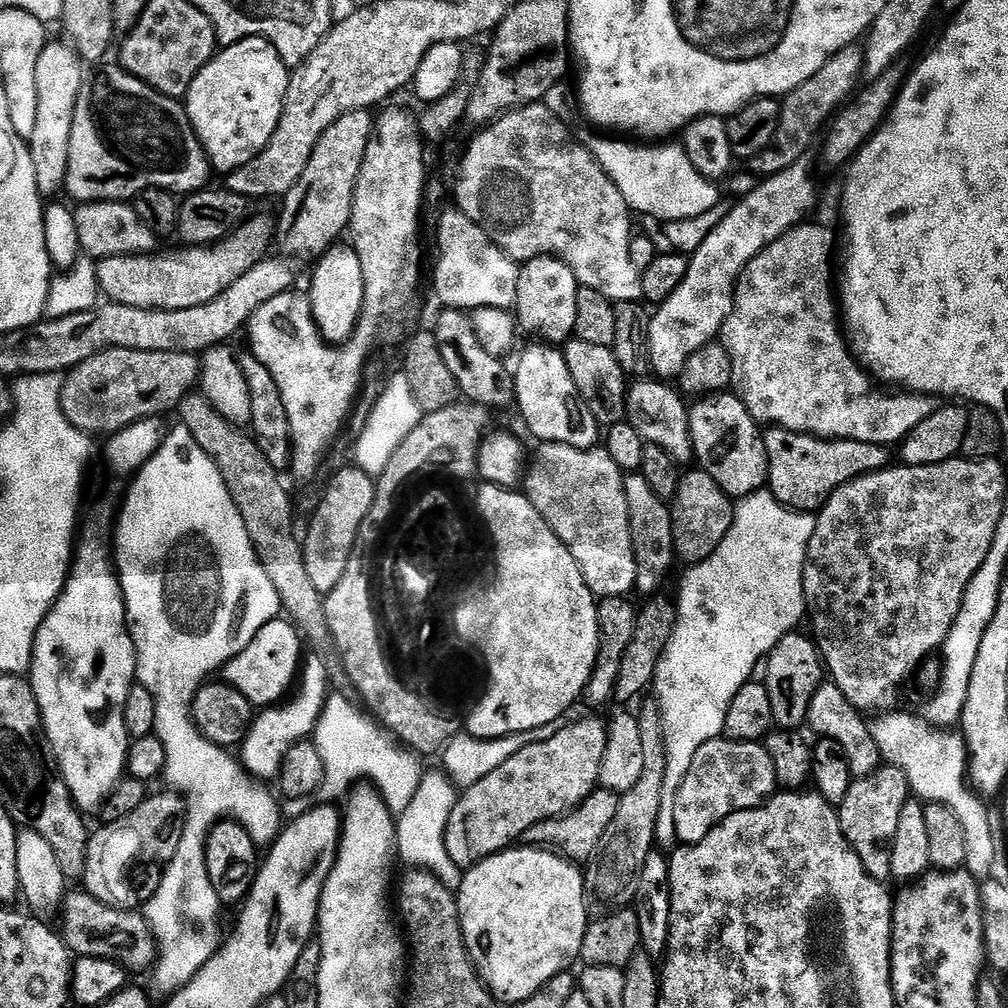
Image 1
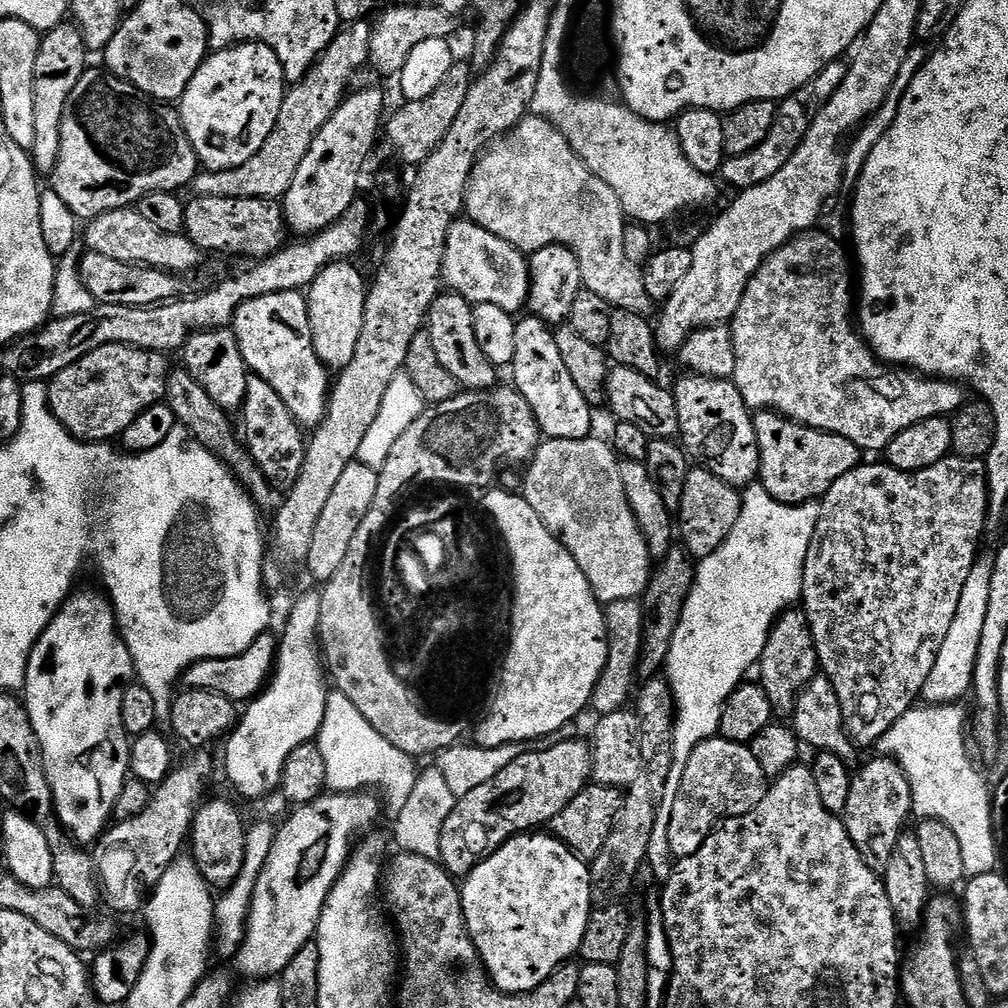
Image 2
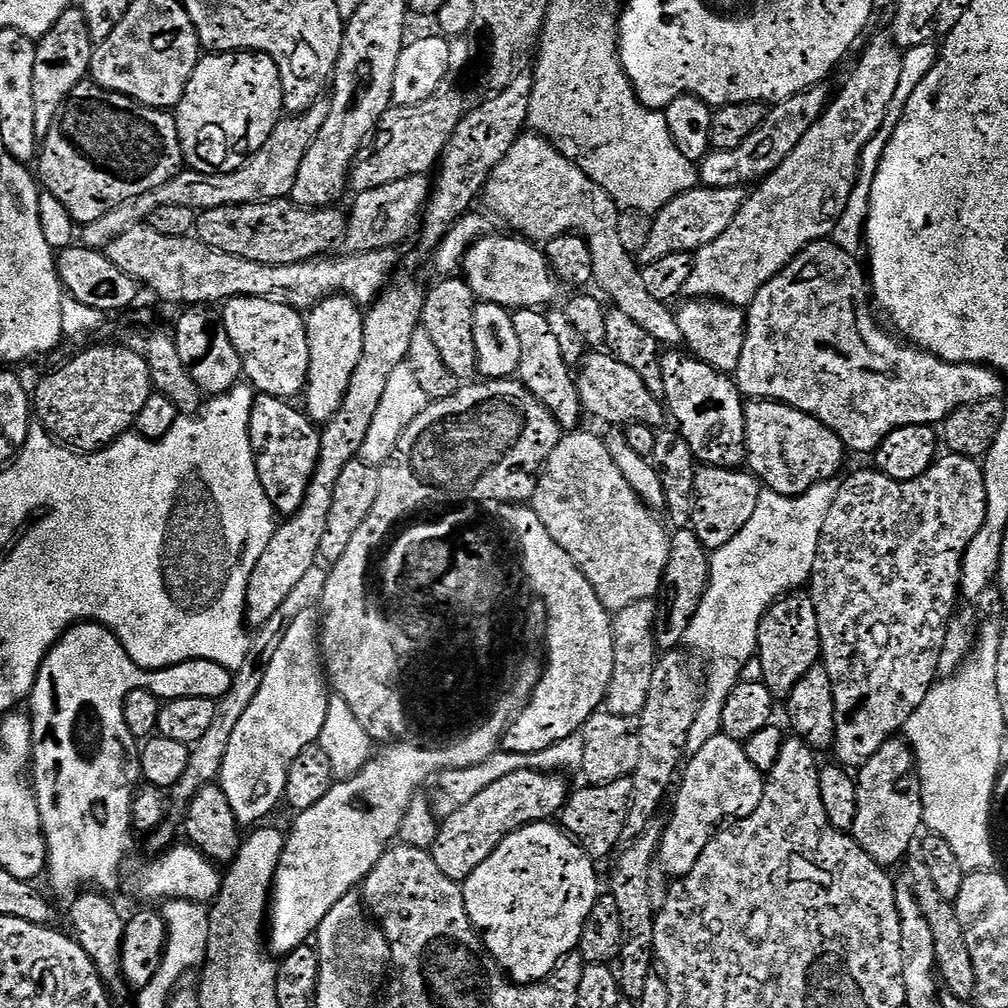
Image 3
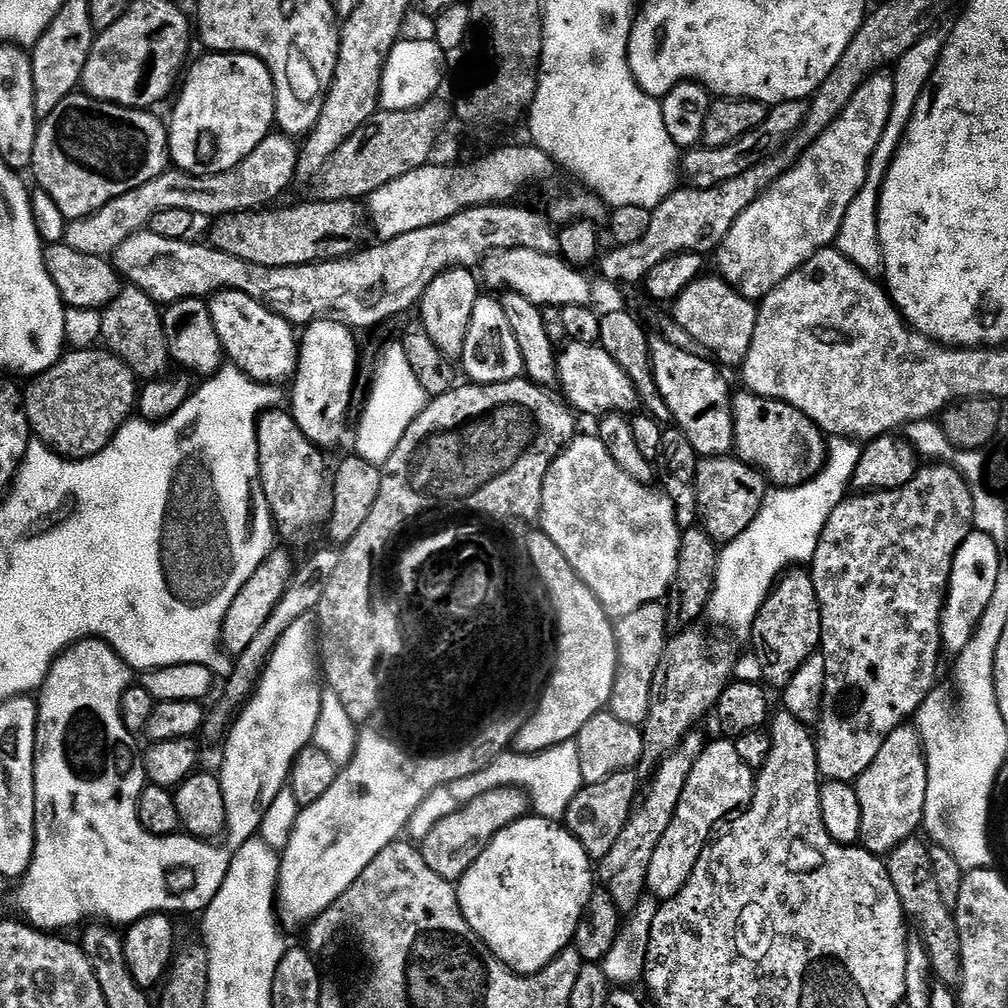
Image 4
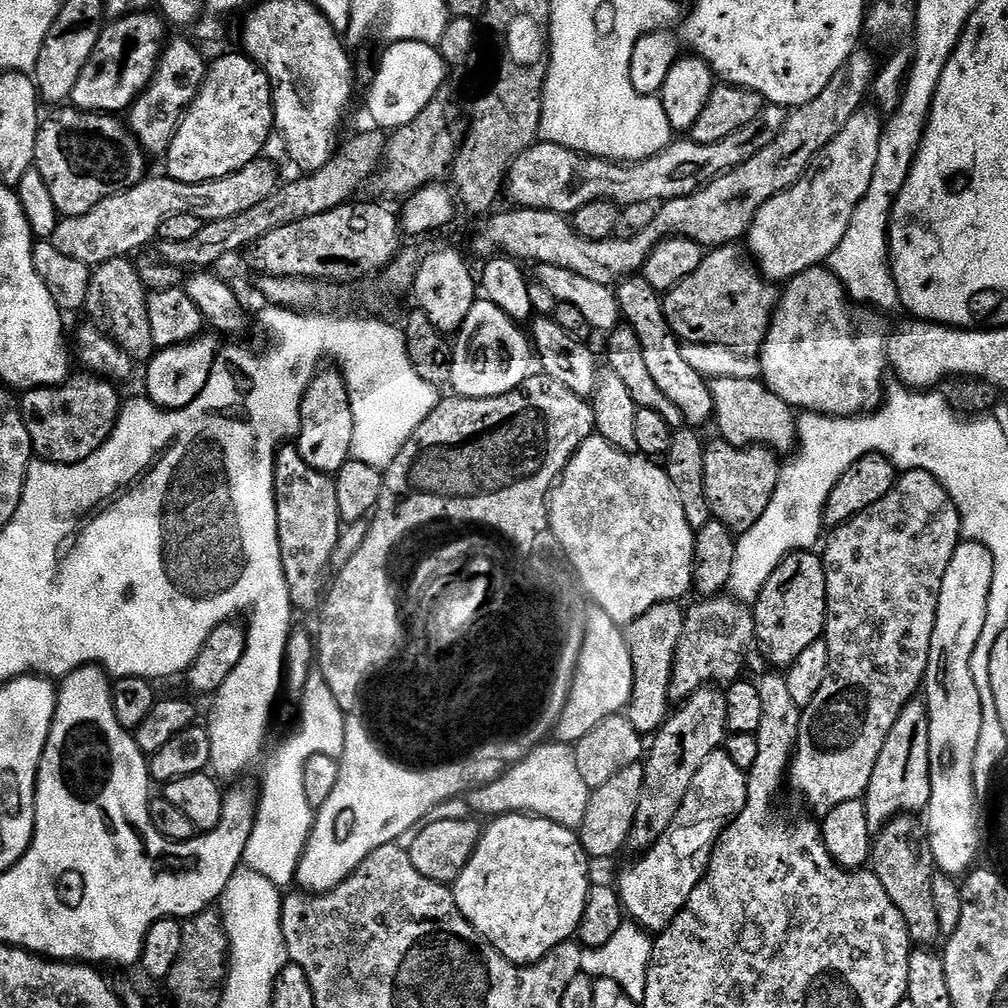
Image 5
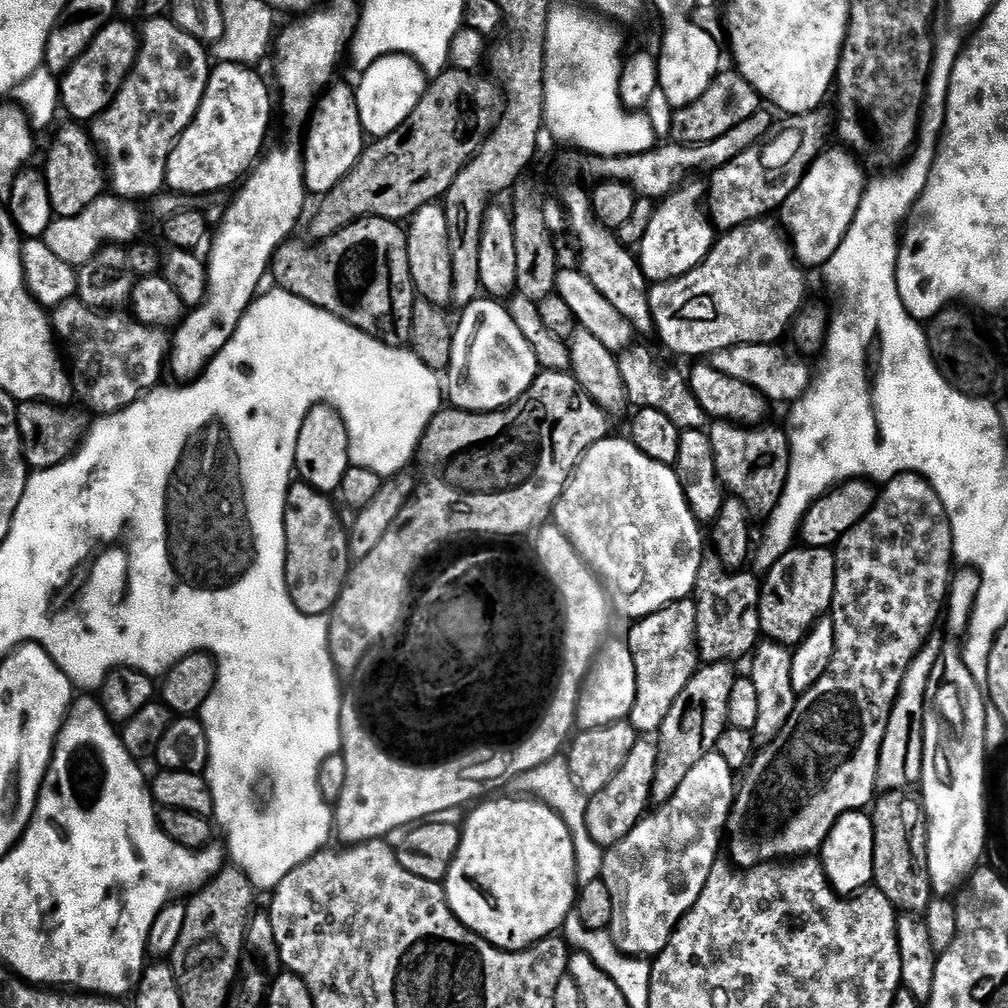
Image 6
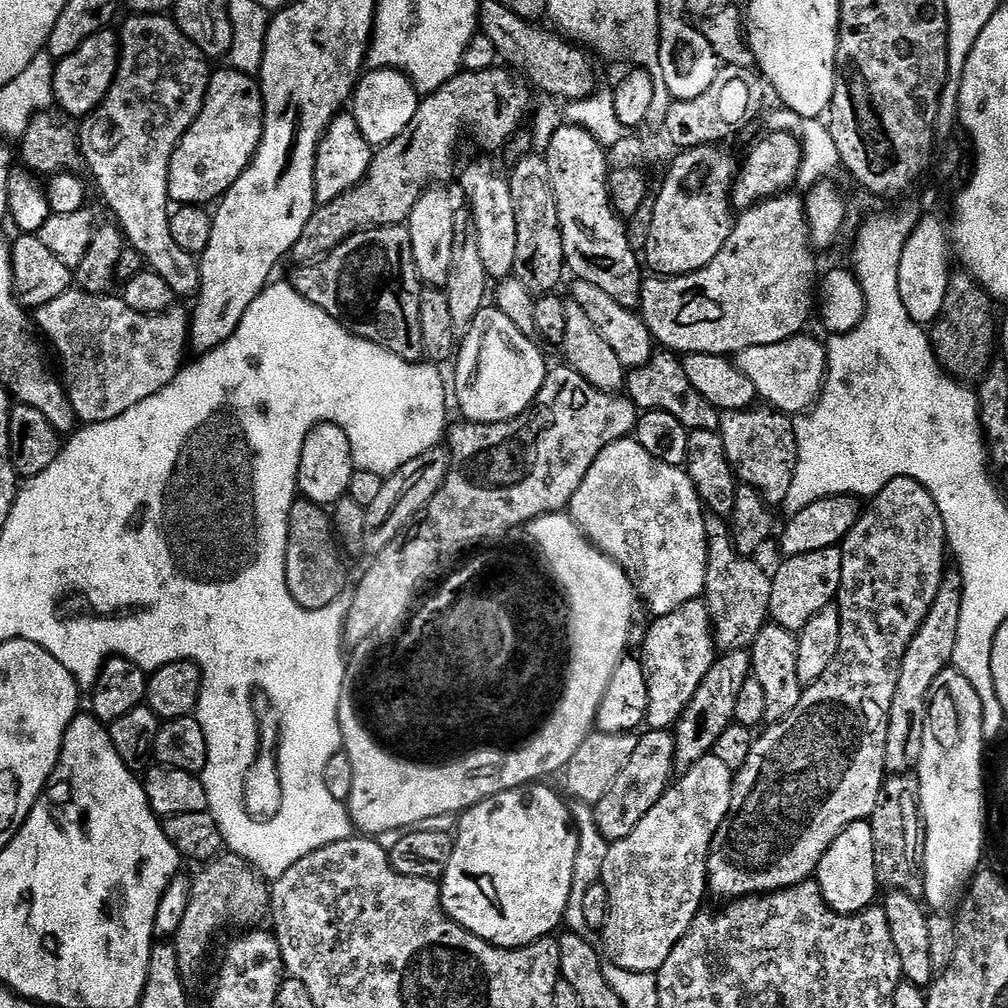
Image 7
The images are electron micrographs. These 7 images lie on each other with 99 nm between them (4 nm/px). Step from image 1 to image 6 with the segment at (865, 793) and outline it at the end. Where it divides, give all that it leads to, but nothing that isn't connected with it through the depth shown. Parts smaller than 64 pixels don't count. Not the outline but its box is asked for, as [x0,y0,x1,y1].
[876,639,941,793]

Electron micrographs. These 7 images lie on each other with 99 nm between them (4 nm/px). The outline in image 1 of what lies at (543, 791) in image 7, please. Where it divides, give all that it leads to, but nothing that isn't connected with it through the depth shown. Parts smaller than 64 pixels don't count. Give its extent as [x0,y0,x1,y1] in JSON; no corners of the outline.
[458,846,590,1006]

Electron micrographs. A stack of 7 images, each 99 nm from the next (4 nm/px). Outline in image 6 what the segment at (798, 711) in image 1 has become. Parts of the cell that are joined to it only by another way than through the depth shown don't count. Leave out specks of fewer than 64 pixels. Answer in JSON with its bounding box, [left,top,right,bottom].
[760,546,836,646]

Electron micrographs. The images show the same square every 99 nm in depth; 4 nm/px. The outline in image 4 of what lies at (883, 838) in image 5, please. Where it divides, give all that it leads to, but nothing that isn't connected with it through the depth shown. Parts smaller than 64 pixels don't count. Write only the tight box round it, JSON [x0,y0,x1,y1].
[886,838,960,986]

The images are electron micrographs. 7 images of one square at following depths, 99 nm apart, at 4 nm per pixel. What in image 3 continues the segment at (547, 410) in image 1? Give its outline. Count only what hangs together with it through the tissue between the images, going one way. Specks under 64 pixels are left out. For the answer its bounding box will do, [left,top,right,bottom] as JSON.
[512,308,582,429]

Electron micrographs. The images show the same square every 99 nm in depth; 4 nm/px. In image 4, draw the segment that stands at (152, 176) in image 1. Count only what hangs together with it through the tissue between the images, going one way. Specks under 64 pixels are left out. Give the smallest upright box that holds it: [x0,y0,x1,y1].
[30,94,170,221]

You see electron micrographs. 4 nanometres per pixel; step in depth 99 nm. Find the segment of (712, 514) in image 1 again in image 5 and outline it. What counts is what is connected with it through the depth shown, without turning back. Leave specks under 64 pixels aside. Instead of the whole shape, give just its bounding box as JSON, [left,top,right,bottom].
[704,438,782,534]

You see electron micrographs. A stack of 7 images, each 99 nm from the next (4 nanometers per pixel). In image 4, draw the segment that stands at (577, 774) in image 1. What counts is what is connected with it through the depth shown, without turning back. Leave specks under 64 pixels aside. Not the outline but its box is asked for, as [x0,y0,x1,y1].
[419,788,530,882]

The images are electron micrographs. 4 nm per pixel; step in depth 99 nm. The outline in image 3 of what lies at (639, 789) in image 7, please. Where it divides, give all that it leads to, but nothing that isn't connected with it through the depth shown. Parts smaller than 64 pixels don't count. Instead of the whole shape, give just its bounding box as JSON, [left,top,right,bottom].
[558,778,632,858]

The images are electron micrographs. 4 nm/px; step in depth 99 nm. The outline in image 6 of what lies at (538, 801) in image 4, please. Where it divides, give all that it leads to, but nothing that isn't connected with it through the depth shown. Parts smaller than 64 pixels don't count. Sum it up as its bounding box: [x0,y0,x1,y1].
[526,754,605,884]

